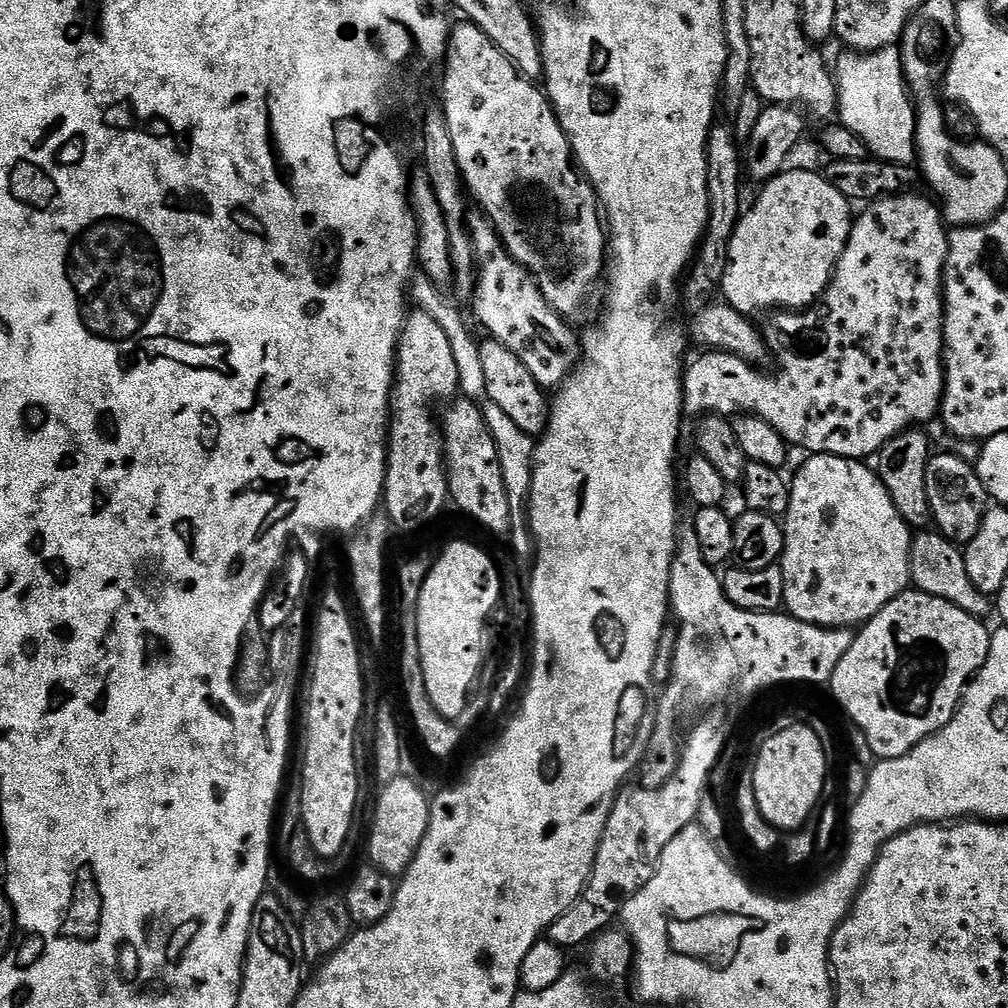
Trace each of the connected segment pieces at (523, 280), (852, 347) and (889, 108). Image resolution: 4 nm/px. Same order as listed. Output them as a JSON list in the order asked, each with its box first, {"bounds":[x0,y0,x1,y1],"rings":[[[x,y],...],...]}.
[{"bounds":[466,211,582,390],"rings":[[[469,211],[466,216],[468,233],[476,251],[478,279],[471,302],[477,320],[491,339],[502,342],[508,350],[518,354],[526,370],[534,374],[534,382],[545,390],[559,389],[576,371],[582,356],[582,340],[572,333],[567,319],[553,310],[535,280],[504,247],[491,218],[482,211]]]},{"bounds":[684,194,949,461],"rings":[[[901,194],[886,196],[883,200],[869,203],[864,213],[857,215],[852,222],[852,232],[848,235],[848,245],[842,258],[836,264],[832,280],[819,301],[811,308],[804,310],[776,310],[765,324],[762,324],[764,340],[772,349],[775,359],[780,364],[777,376],[768,376],[767,371],[753,367],[743,358],[732,353],[708,350],[705,356],[687,365],[684,373],[684,410],[689,417],[699,417],[701,414],[719,414],[731,417],[741,410],[762,410],[762,415],[778,434],[793,449],[805,448],[808,454],[823,454],[825,456],[841,456],[847,460],[863,461],[864,456],[875,457],[880,449],[905,430],[917,426],[928,426],[932,419],[937,419],[941,401],[944,399],[944,267],[948,265],[949,229],[941,209],[931,199],[924,196]]]},{"bounds":[834,46,916,165],"rings":[[[893,46],[863,54],[851,50],[841,53],[836,64],[834,60],[839,123],[854,130],[854,134],[862,138],[862,142],[875,159],[889,160],[892,164],[911,165],[916,160],[916,106],[908,82],[904,78],[904,58],[901,49]]]}]

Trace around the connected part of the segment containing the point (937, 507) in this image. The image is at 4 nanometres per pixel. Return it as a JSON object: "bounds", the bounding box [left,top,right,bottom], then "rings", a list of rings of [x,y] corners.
{"bounds":[926,450,990,546],"rings":[[[952,450],[929,459],[926,466],[926,498],[930,498],[932,518],[940,535],[957,546],[967,546],[978,534],[990,507],[988,491],[982,486],[975,467],[958,458]]]}

